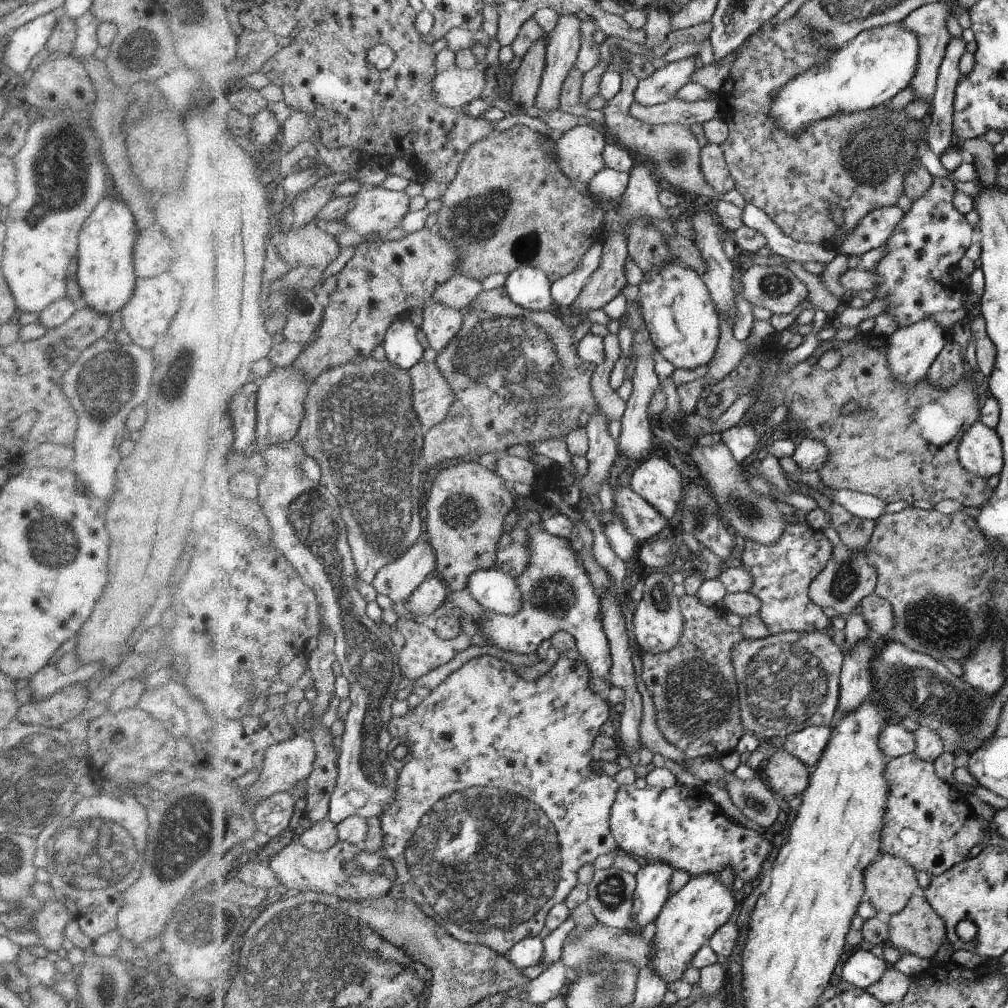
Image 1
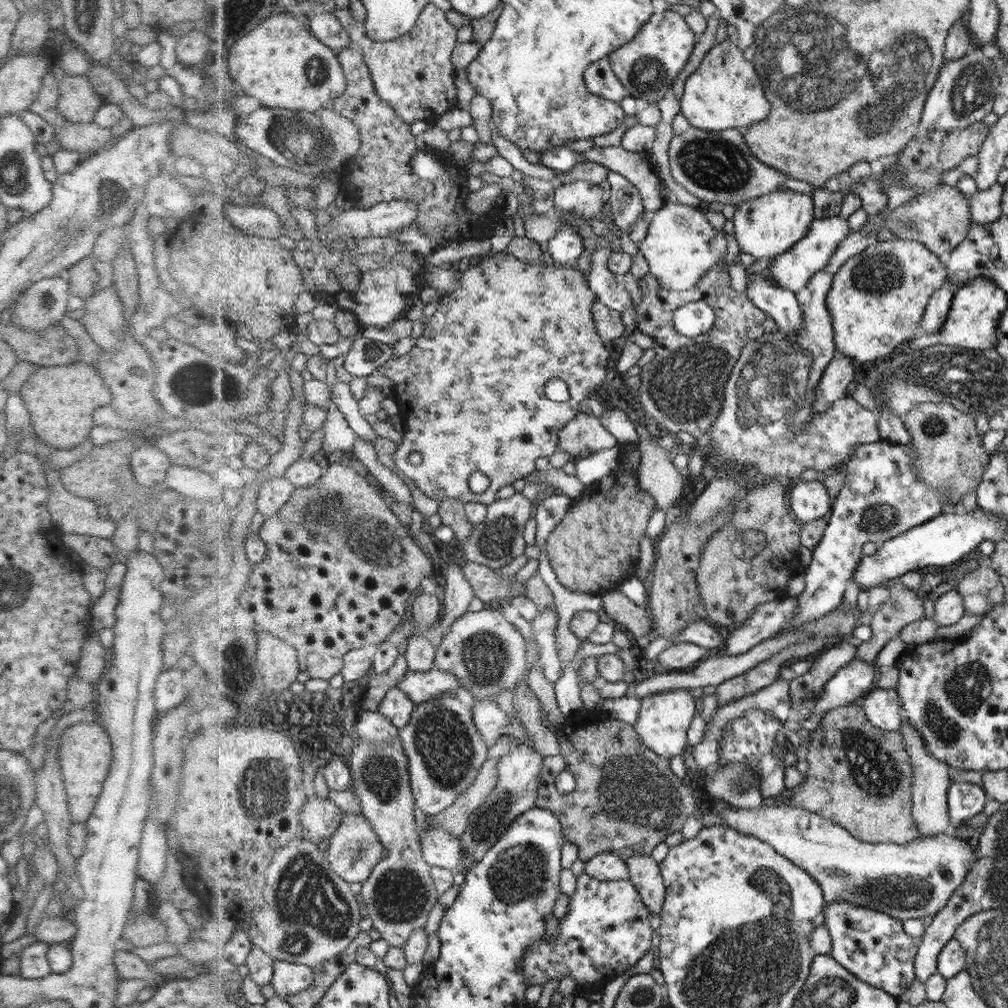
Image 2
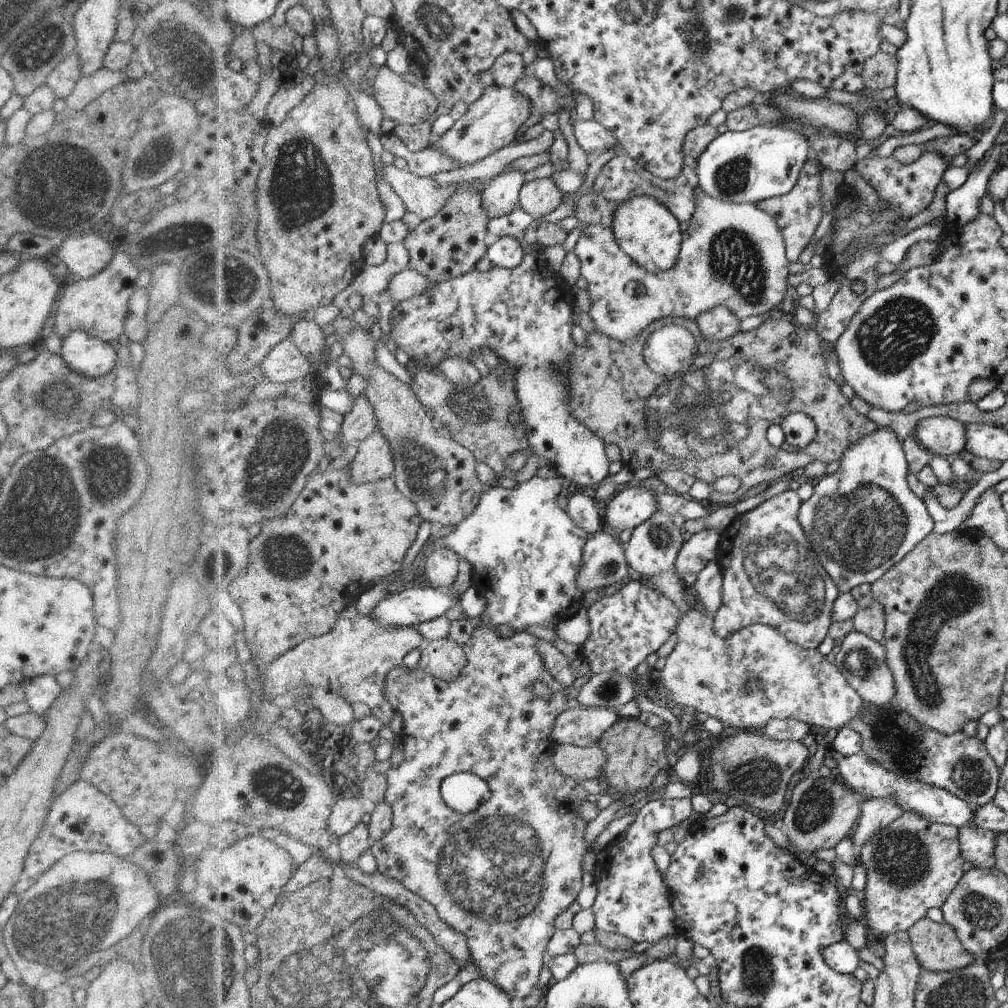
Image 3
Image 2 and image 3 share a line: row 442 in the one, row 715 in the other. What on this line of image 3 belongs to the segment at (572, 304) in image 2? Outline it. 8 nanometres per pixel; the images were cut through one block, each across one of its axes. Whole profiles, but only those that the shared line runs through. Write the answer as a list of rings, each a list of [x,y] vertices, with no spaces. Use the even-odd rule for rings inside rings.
[[[475,623],[475,629],[464,649],[467,662],[462,671],[462,676],[454,681],[443,681],[434,675],[428,674],[424,669],[409,669],[404,665],[395,668],[387,678],[386,696],[394,705],[397,712],[404,718],[404,753],[405,761],[397,768],[388,771],[389,792],[387,801],[394,807],[394,828],[382,838],[374,841],[370,852],[378,860],[378,870],[381,874],[399,880],[416,894],[434,903],[438,908],[440,918],[447,924],[451,924],[456,930],[466,937],[467,947],[472,957],[474,967],[480,968],[481,977],[502,988],[511,998],[526,998],[537,988],[542,968],[542,958],[546,950],[546,944],[552,940],[555,930],[555,920],[559,914],[568,911],[570,904],[577,900],[577,896],[583,885],[583,860],[584,855],[590,850],[584,842],[584,830],[588,821],[586,814],[580,812],[582,803],[587,802],[588,792],[582,785],[569,776],[564,776],[552,762],[553,751],[556,743],[550,736],[555,718],[565,710],[567,699],[563,693],[564,687],[554,680],[553,675],[545,667],[541,654],[537,651],[537,638],[527,632],[516,633],[512,638],[499,638],[494,630],[482,624]],[[544,682],[552,694],[550,700],[538,698],[532,690],[532,684]],[[456,773],[474,773],[483,778],[492,791],[492,796],[475,811],[463,815],[461,812],[448,806],[443,797],[442,787],[444,781]]]

